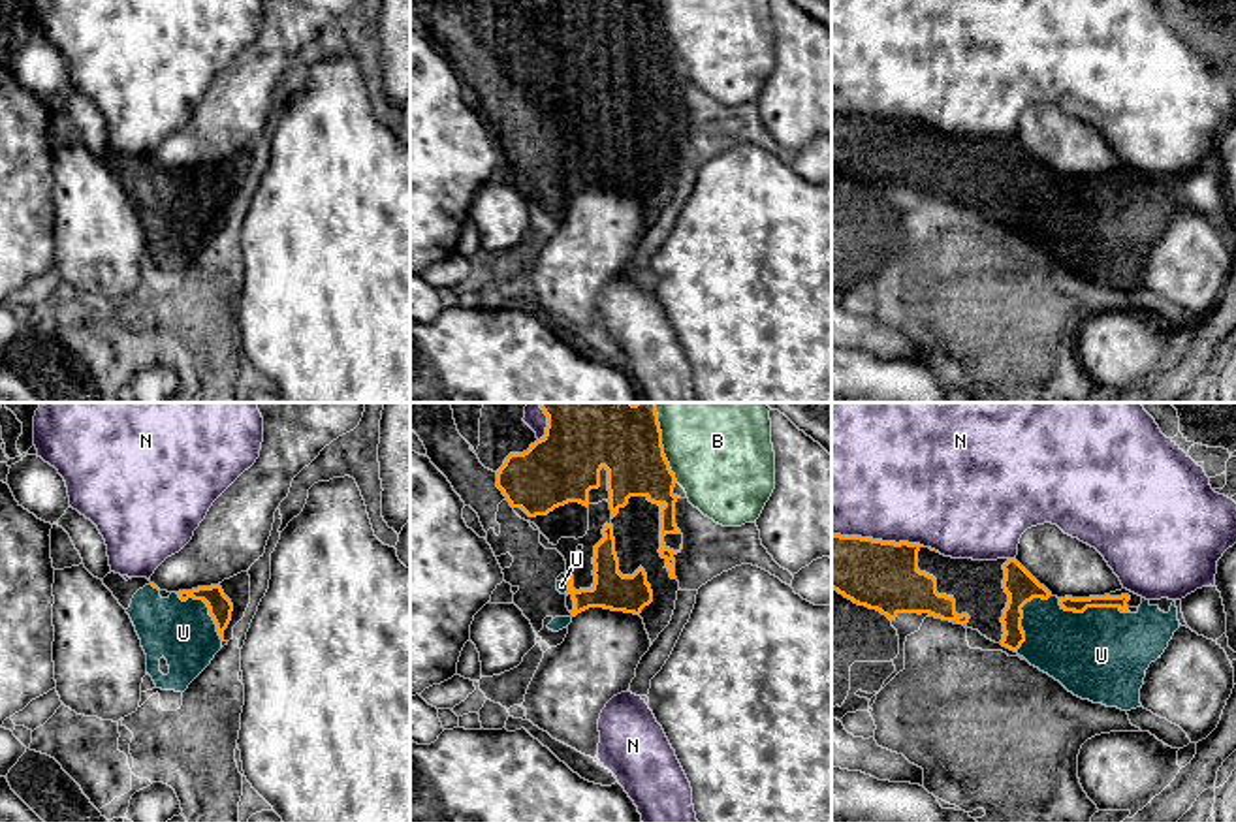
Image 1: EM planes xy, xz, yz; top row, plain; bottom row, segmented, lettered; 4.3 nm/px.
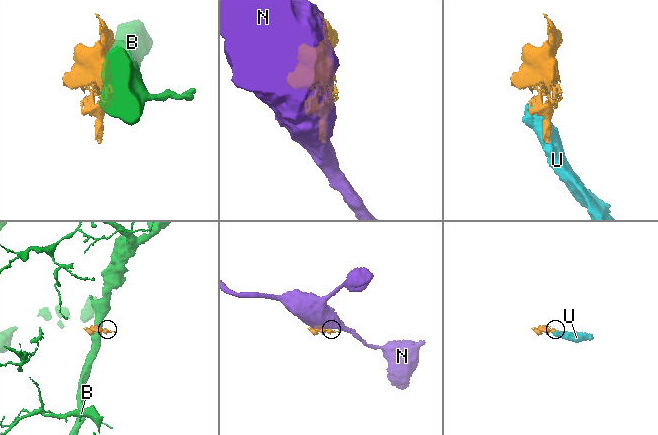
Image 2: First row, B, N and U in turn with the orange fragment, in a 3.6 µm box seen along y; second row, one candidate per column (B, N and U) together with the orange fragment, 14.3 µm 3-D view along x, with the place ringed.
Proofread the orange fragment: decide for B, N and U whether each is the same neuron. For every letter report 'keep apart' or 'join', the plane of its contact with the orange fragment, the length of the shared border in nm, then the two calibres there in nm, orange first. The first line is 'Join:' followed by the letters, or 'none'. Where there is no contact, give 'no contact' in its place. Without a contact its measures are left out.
Join: U
B: keep apart | xz | 360 nm | 320/460 nm
N: keep apart | yz | 400 nm | 300/500 nm
U: join | yz | 320 nm | 60/400 nm

